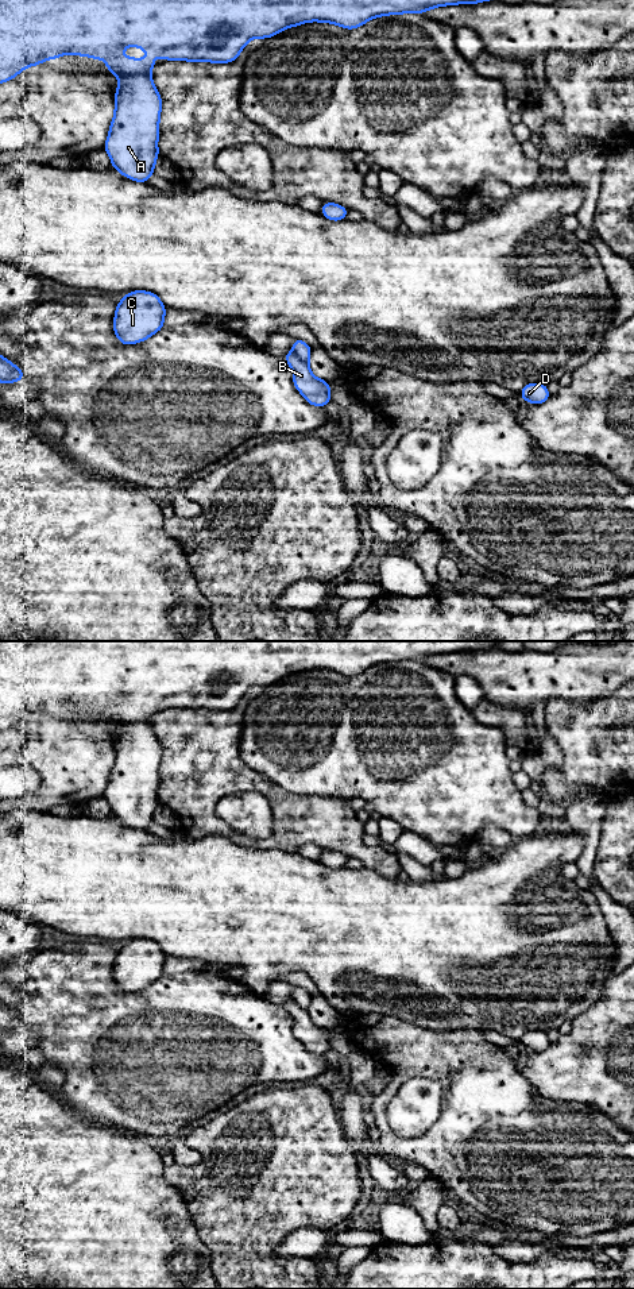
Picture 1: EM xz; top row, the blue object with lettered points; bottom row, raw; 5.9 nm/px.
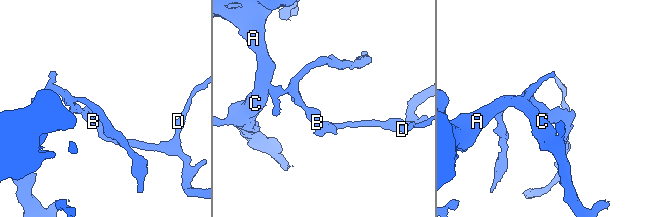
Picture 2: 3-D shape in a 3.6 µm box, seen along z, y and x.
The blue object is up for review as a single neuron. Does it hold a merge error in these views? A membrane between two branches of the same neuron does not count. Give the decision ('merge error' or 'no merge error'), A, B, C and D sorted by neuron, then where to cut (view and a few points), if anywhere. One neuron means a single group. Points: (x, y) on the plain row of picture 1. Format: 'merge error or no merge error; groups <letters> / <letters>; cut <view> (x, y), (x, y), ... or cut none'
merge error; groups A C / B D; cut xz (292, 999), (306, 1011)

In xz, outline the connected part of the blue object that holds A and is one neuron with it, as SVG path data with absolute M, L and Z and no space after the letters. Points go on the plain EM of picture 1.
M0 641L0 732L15 726L28 714L45 707L77 702L107 709L107 718L119 723L115 741L115 763L104 798L112 814L124 825L147 831L159 804L159 764L162 746L152 728L151 717L158 711L146 705L120 705L124 695L138 694L161 703L163 709L228 711L236 709L244 694L254 686L275 682L308 669L333 671L347 678L386 663L424 661L428 657L455 652L478 652L499 647L502 641Z

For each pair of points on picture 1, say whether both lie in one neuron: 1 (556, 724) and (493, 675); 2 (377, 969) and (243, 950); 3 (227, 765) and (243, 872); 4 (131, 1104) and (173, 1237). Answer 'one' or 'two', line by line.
1: two
2: one
3: two
4: two

